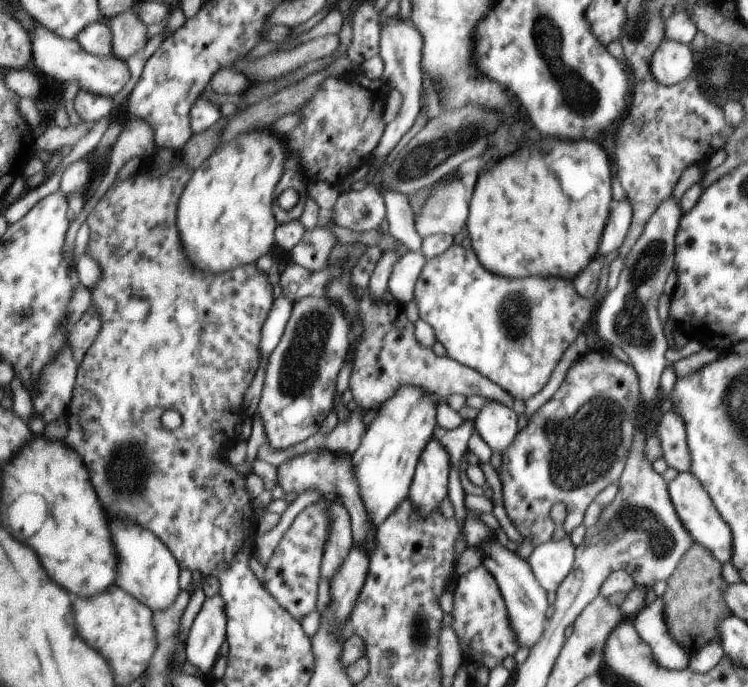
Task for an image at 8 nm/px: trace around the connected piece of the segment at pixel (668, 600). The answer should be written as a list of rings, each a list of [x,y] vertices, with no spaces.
[[[693,542],[687,552],[681,555],[675,572],[667,578],[665,590],[660,596],[669,612],[675,610],[675,628],[681,636],[673,640],[689,654],[696,653],[708,642],[720,640],[717,624],[731,614],[724,601],[724,592],[727,588],[727,582],[721,578],[720,561],[711,551]]]

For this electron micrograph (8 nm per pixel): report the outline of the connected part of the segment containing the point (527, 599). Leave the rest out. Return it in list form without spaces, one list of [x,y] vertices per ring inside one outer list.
[[[473,508],[467,512],[465,522],[463,522],[463,538],[465,538],[465,549],[479,548],[483,552],[481,566],[484,566],[485,570],[488,570],[489,574],[496,579],[512,622],[512,628],[516,631],[517,638],[520,639],[521,648],[530,649],[539,640],[548,622],[545,614],[548,605],[547,593],[537,584],[526,561],[519,558],[513,551],[501,546],[495,539],[493,531],[477,518],[477,512]]]

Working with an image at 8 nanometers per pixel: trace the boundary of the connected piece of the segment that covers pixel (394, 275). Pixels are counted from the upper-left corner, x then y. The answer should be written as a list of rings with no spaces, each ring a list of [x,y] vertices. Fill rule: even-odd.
[[[407,252],[393,264],[386,288],[389,294],[405,304],[413,300],[415,281],[425,264],[426,258],[419,252]]]

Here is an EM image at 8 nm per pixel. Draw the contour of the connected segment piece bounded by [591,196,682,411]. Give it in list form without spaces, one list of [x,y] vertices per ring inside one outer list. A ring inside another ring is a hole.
[[[672,196],[663,200],[661,205],[656,208],[651,220],[644,226],[640,237],[637,238],[632,249],[628,252],[629,258],[625,258],[625,264],[619,272],[619,282],[615,284],[613,290],[606,290],[605,294],[601,296],[601,300],[597,304],[597,314],[594,315],[594,322],[591,324],[597,338],[603,339],[613,346],[618,346],[625,352],[633,370],[636,370],[640,376],[641,398],[645,398],[645,402],[642,402],[643,411],[651,402],[658,400],[660,376],[663,368],[665,368],[665,362],[667,362],[665,360],[665,350],[668,348],[667,339],[665,340],[661,320],[659,320],[659,314],[657,314],[657,299],[663,292],[663,284],[667,275],[672,270],[674,236],[681,213],[679,200],[675,200]]]

